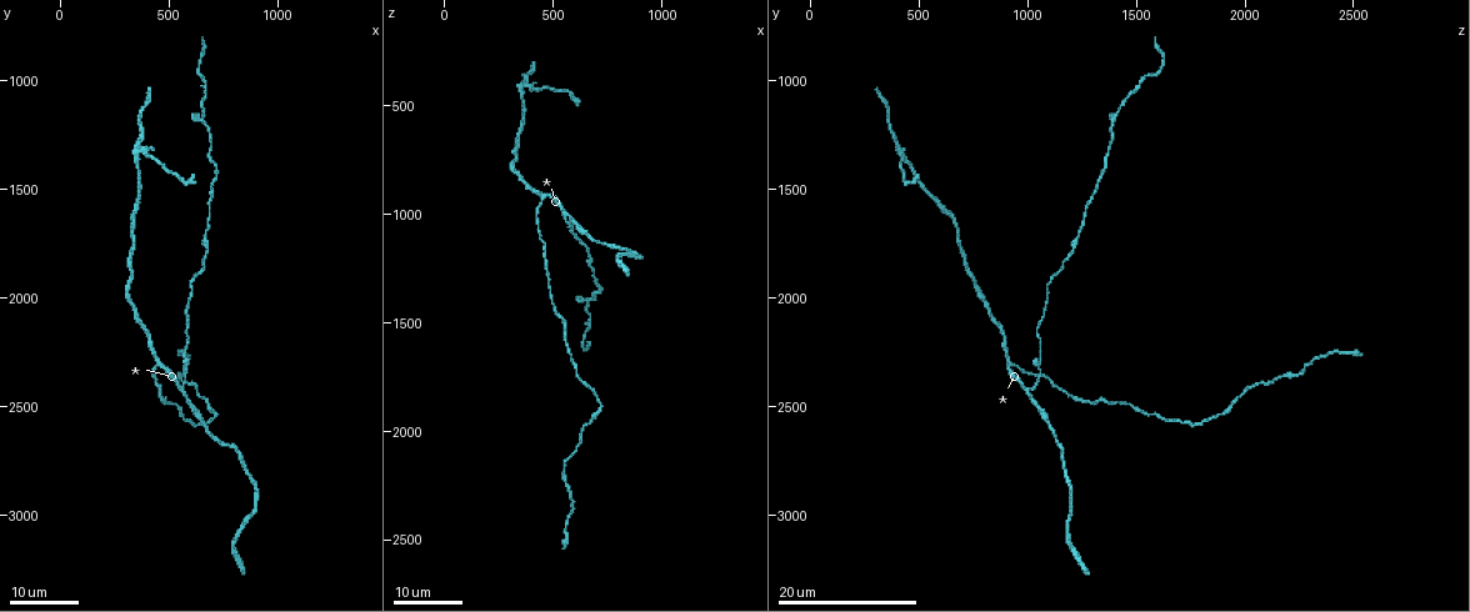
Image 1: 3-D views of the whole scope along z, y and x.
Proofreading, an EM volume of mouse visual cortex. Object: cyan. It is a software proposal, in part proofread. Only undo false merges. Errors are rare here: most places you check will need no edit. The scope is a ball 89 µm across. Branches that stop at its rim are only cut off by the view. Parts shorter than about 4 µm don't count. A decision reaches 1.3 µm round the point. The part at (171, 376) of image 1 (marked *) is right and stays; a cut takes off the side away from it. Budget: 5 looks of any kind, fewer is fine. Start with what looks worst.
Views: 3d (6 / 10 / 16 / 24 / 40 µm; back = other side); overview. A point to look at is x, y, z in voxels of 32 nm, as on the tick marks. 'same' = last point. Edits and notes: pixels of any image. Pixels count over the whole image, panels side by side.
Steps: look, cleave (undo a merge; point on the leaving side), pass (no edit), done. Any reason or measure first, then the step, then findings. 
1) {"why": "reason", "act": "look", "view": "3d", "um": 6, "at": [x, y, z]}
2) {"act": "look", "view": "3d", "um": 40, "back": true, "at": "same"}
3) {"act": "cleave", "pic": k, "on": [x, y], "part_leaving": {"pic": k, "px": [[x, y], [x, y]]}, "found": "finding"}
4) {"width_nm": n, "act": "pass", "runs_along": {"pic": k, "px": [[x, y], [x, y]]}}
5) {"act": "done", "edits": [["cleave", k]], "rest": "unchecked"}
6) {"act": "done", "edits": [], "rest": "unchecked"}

{"why": "looks like a crossing", "act": "look", "view": "3d", "um": 24, "at": [380, 1300, 410]}

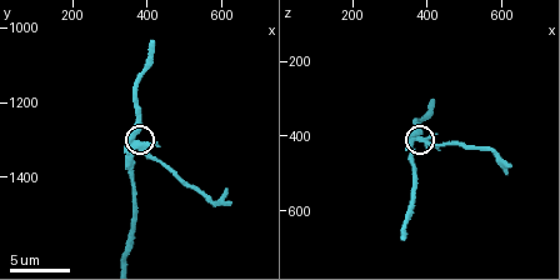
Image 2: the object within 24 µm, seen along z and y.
{"why": "zoom in", "act": "look", "view": "3d", "um": 10, "at": [370, 1310, 410]}

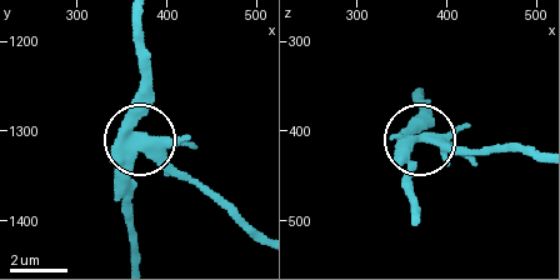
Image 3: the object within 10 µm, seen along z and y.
{"arms": 4, "act": "cleave", "pic": 3, "on": [168, 171], "part_leaving": {"pic": 3, "px": [[140, 141], [216, 191], [253, 228]]}, "found": "a second cell is stuck on"}

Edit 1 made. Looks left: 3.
{"why": "side arm on a straight run", "act": "look", "view": "3d", "um": 24, "at": [460, 2300, 920]}

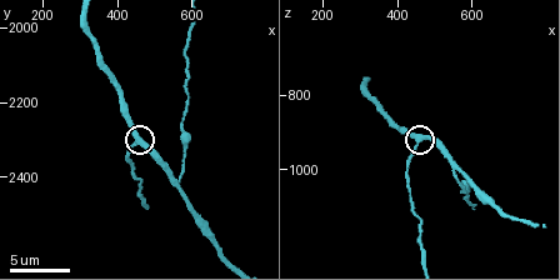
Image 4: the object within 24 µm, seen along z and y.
{"act": "look", "view": "3d", "um": 10, "at": [460, 2300, 910]}

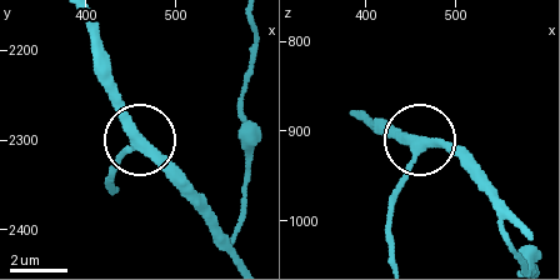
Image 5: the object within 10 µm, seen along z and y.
{"act": "pass", "runs_along": {"pic": 5, "px": [[186, 191], [103, 81]]}, "found": "continuous, no second cell"}

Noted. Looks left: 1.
{"act": "done", "edits": [["cleave", 3]], "rest": "unchecked"}

